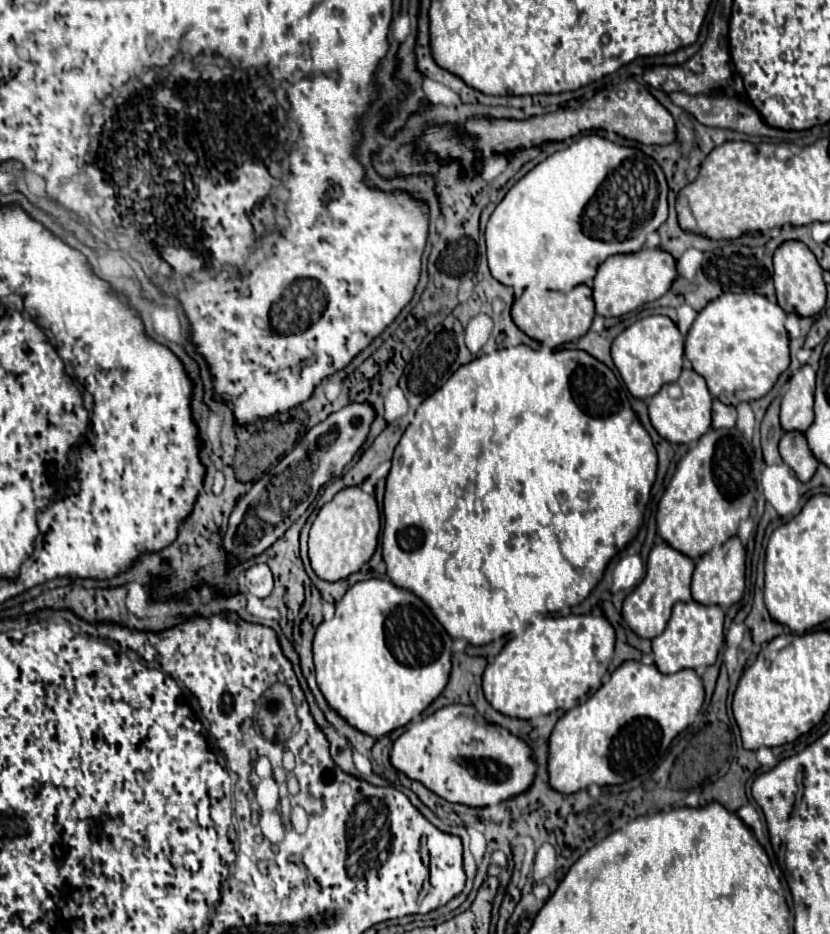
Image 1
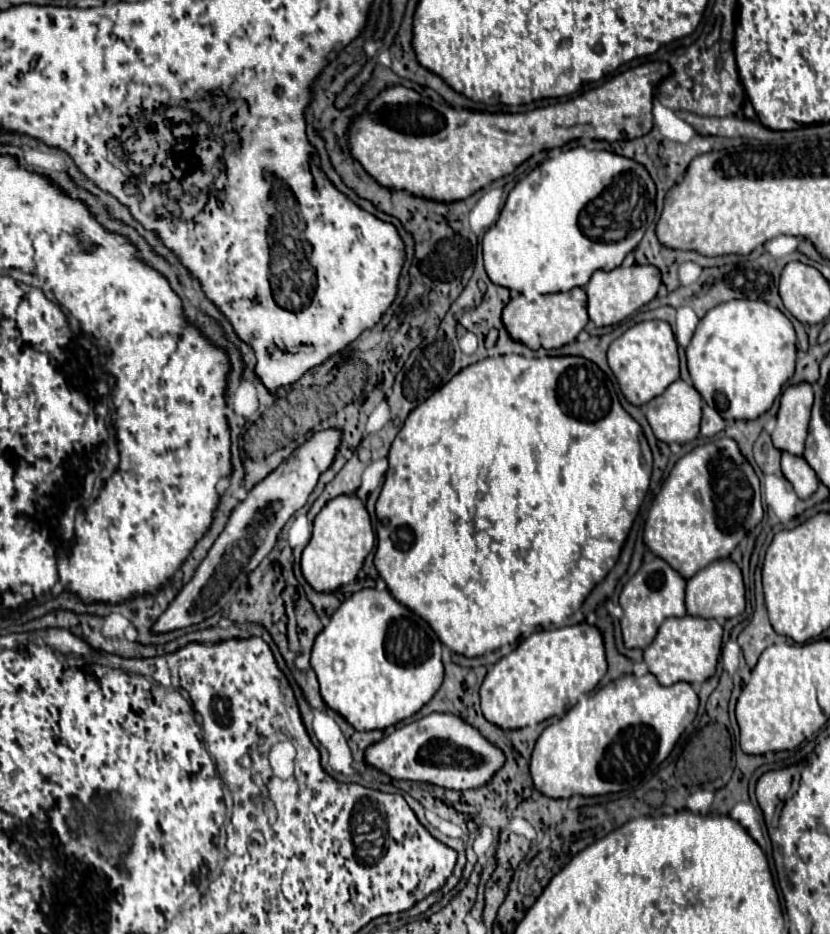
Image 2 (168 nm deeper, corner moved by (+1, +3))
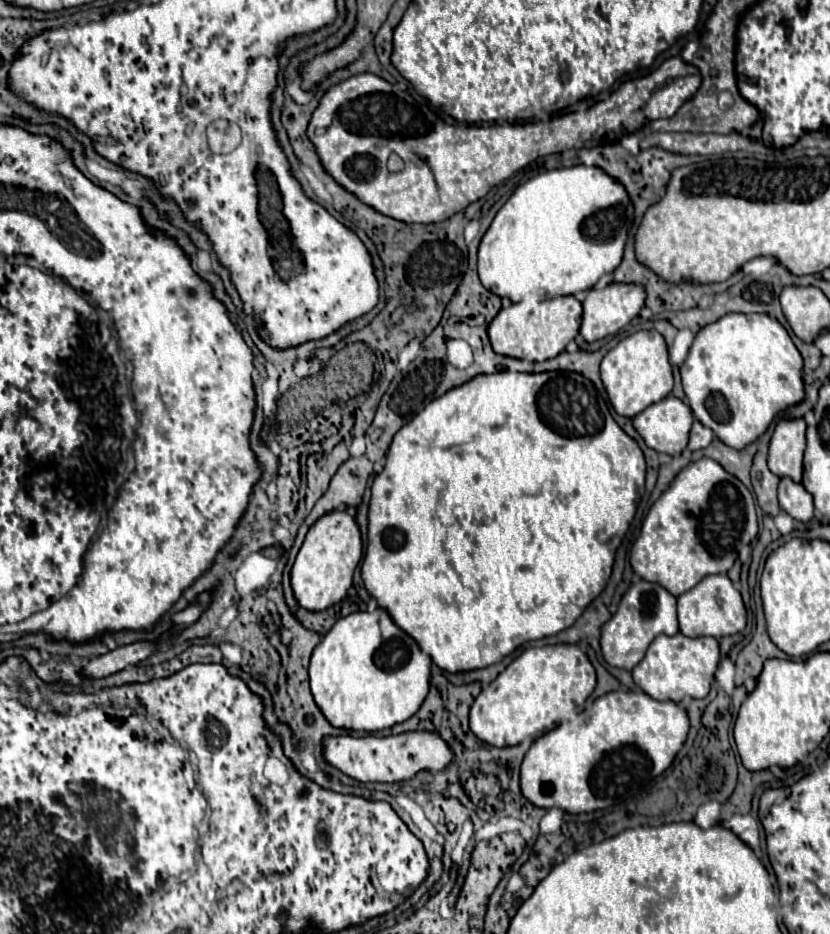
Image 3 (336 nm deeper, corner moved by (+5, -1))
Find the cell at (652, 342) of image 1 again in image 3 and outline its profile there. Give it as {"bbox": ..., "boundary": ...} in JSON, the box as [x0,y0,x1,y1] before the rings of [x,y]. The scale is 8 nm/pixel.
{"bbox":[601,330,673,418],"boundary":[[[641,330],[621,340],[603,358],[601,380],[613,410],[625,418],[633,418],[641,414],[647,406],[667,398],[673,390],[673,376],[671,376],[671,364],[669,364],[663,336],[657,330],[649,330],[649,332]]]}

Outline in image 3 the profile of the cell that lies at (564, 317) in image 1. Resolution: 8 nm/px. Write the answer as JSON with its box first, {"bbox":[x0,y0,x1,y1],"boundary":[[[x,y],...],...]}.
{"bbox":[489,296,581,362],"boundary":[[[557,296],[537,304],[511,304],[503,308],[489,324],[489,342],[501,356],[543,362],[555,358],[579,334],[581,302],[575,296]]]}

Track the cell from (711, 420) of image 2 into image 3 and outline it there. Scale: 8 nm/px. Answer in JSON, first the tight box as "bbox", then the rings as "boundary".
{"bbox":[687,422,713,452],"boundary":[[[693,422],[693,428],[691,428],[691,434],[689,434],[689,444],[687,444],[687,448],[689,448],[691,452],[695,452],[695,450],[701,450],[701,448],[709,446],[711,440],[713,440],[713,432],[711,432],[709,428],[701,426],[699,422]]]}

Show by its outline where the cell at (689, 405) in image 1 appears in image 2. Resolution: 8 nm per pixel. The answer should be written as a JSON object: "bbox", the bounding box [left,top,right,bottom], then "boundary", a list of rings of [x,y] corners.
{"bbox":[647,380,703,444],"boundary":[[[675,380],[661,396],[653,398],[647,404],[647,420],[649,426],[653,428],[657,440],[665,442],[665,444],[685,444],[691,442],[693,438],[699,436],[699,428],[701,428],[701,408],[703,408],[703,398],[701,394],[695,390],[695,386],[687,384],[685,380]]]}

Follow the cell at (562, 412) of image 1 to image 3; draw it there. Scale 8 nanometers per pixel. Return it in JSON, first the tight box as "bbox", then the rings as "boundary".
{"bbox":[361,372,645,672],"boundary":[[[497,372],[497,374],[481,374],[477,378],[473,378],[471,382],[457,386],[453,390],[449,390],[447,394],[443,394],[441,398],[433,400],[429,406],[425,406],[425,410],[421,410],[409,424],[405,424],[393,438],[393,444],[387,452],[387,462],[381,474],[375,476],[373,486],[371,486],[371,504],[369,504],[369,532],[367,532],[367,550],[365,550],[365,558],[363,558],[363,566],[361,566],[361,578],[365,584],[365,590],[377,600],[377,604],[387,610],[387,614],[393,618],[393,622],[405,630],[419,646],[425,654],[431,656],[431,660],[443,670],[443,672],[469,672],[469,670],[477,670],[477,668],[487,668],[493,666],[497,662],[501,662],[505,656],[513,654],[519,646],[527,644],[527,642],[535,642],[535,640],[543,640],[547,636],[555,636],[561,630],[573,626],[573,622],[583,614],[583,610],[603,592],[603,588],[607,586],[607,580],[611,576],[611,566],[613,566],[613,558],[615,558],[615,550],[621,544],[633,516],[639,504],[639,498],[645,490],[645,458],[643,452],[639,450],[637,442],[633,438],[629,438],[619,426],[617,422],[611,418],[609,408],[605,402],[601,402],[595,386],[581,374],[577,372],[543,372],[543,374],[523,374],[523,372]]]}

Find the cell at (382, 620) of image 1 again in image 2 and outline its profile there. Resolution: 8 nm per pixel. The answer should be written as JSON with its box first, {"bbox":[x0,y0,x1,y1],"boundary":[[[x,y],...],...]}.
{"bbox":[311,588,443,730],"boundary":[[[363,588],[351,594],[331,616],[329,624],[317,634],[311,666],[321,684],[321,696],[325,704],[341,714],[355,730],[385,730],[405,718],[411,718],[421,710],[443,682],[443,644],[431,626],[413,610],[393,598],[389,590]]]}

